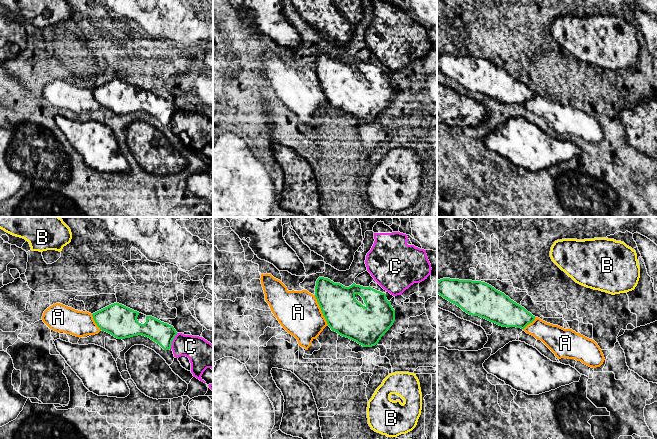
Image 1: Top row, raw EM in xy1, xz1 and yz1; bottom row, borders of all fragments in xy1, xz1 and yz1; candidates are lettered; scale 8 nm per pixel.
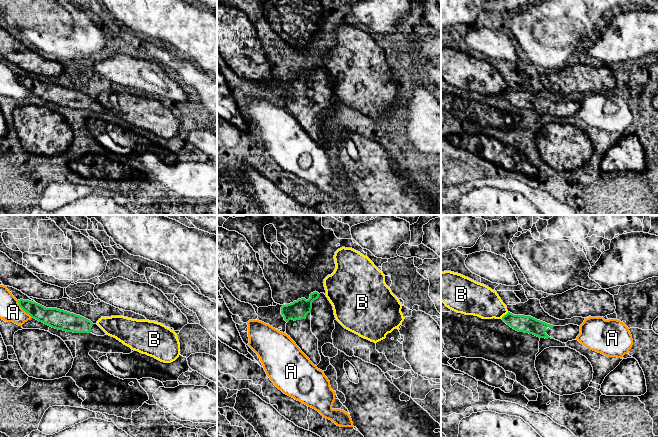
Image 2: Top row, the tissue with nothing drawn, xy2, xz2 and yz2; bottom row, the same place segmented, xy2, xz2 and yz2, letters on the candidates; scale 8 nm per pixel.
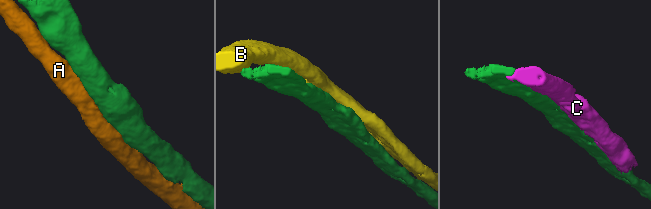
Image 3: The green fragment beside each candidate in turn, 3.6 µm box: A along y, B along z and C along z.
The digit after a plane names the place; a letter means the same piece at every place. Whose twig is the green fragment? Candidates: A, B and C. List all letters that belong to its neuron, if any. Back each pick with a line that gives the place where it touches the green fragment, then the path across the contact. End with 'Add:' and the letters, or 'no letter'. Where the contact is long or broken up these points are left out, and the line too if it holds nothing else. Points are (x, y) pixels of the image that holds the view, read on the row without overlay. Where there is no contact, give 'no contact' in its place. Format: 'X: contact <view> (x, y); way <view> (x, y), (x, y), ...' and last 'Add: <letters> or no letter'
Add: no letter

